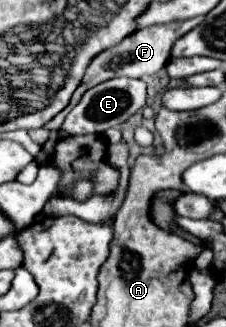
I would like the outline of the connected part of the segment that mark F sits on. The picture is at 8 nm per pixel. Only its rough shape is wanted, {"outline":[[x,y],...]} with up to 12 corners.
{"outline":[[205,20],[143,28],[93,58],[69,106],[59,130],[83,94],[111,78],[159,72],[177,38]]}

